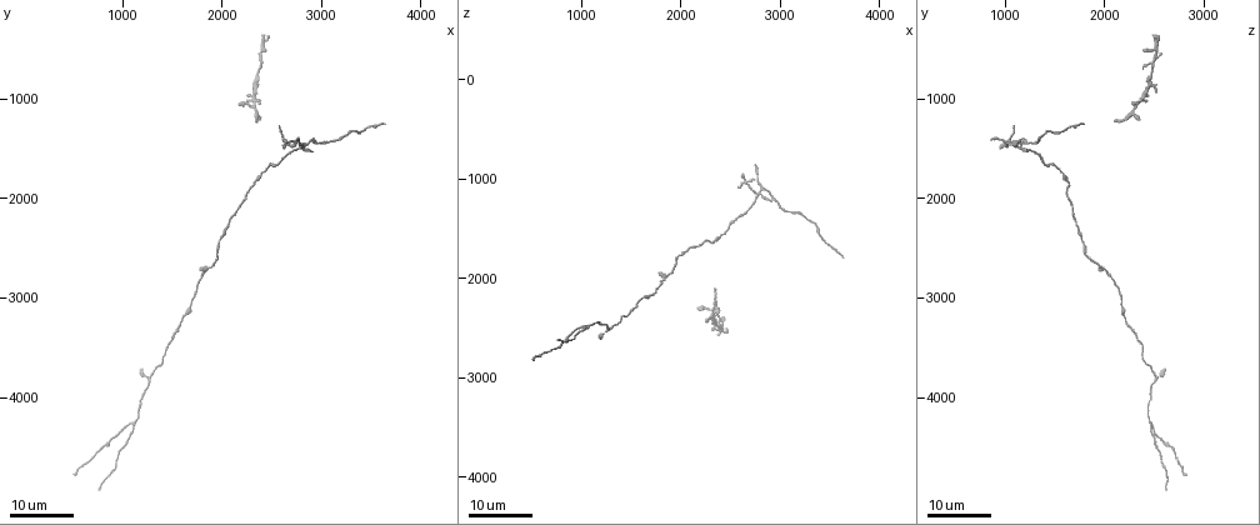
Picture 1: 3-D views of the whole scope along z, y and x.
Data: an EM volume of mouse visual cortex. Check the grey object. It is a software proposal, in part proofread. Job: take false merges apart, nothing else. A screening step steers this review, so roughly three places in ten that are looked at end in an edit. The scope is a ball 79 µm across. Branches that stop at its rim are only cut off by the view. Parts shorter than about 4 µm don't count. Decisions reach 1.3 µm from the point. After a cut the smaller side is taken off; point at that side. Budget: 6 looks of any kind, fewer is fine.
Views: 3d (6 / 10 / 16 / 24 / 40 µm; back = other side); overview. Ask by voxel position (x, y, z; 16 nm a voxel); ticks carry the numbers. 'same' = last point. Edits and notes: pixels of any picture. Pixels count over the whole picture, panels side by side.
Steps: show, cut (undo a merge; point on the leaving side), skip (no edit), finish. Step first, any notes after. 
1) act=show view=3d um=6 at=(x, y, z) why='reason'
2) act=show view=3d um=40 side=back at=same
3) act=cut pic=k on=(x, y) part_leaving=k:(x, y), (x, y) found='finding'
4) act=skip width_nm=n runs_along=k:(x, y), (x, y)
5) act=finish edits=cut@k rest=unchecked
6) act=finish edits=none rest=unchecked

act=show view=3d um=24 at=(2320, 980, 2360) why='sudden change in width'

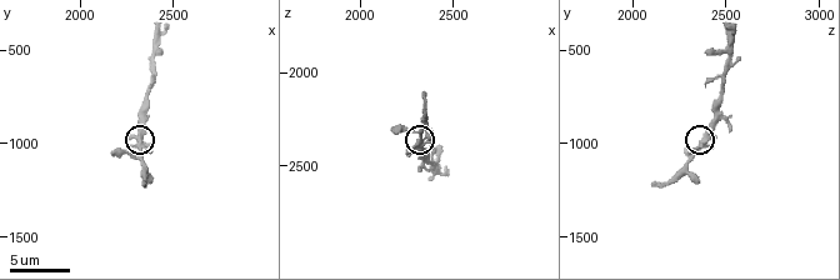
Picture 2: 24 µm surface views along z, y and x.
act=show view=3d um=6 at=(2320, 1000, 2360) why='zoom in'

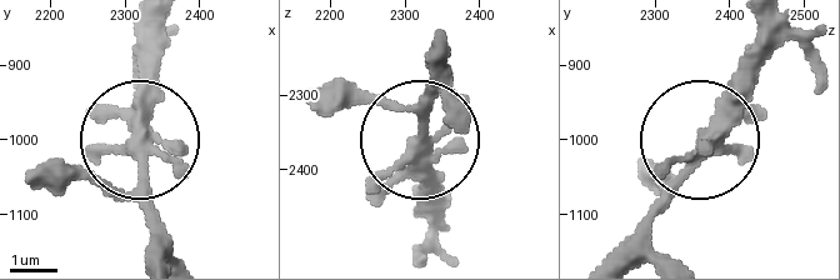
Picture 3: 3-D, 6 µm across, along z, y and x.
act=skip arms=5 found='continuous, no second cell'

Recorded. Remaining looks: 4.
act=show view=3d um=16 at=(2740, 1500, 1180) why='two arms in line, one across'

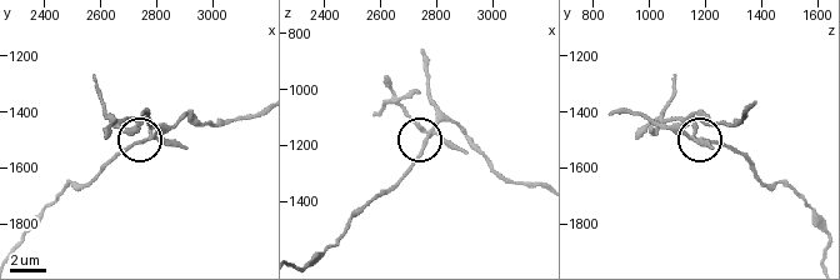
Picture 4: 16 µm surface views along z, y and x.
act=show view=3d um=10 at=(2760, 1490, 1190) why='closer look'

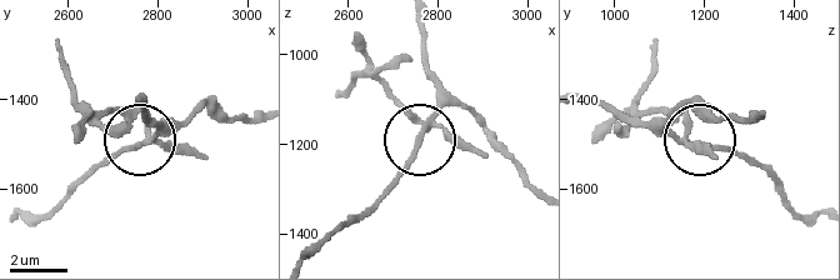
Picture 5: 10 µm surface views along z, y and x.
act=cut pic=5 on=(125, 111) arms=3 part_leaving=5:(433, 126), (414, 120), (371, 79), (338, 96) found='two cells meet here'

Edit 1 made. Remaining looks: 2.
act=show view=3d um=16 at=(1100, 4240, 2460) why='a fork'

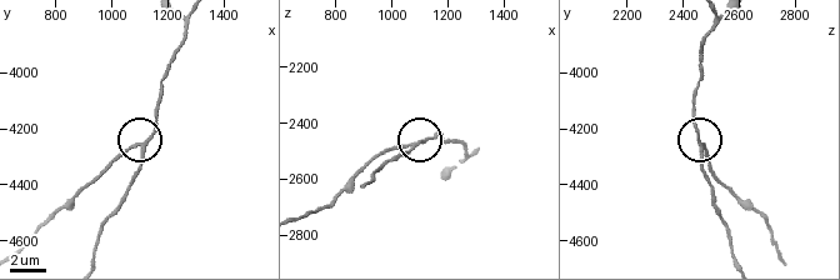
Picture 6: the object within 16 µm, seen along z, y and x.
act=show view=3d um=6 at=(1080, 4260, 2480)

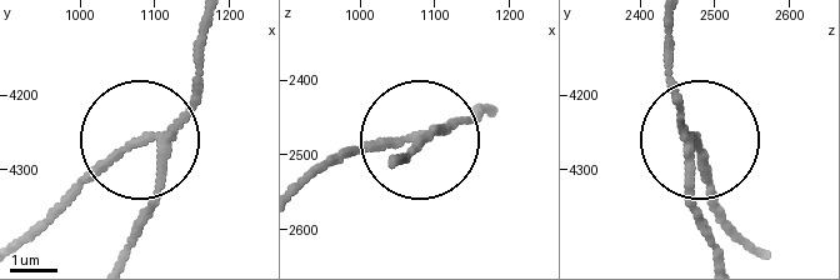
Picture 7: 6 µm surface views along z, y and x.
act=cut pic=7 on=(91, 174) arms=3 part_leaving=7:(150, 135), (83, 171), (23, 230) found='a second cell is stuck on'

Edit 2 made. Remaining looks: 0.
act=finish edits=cut@5,cut@7 rest=unchecked

